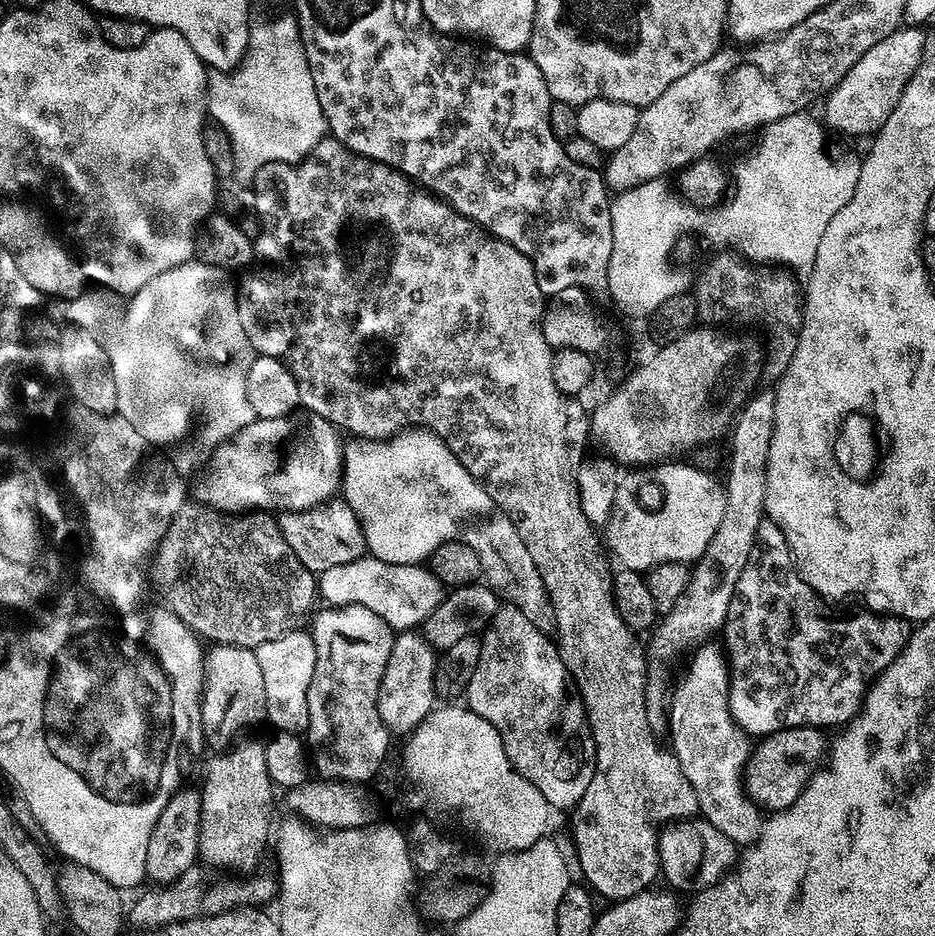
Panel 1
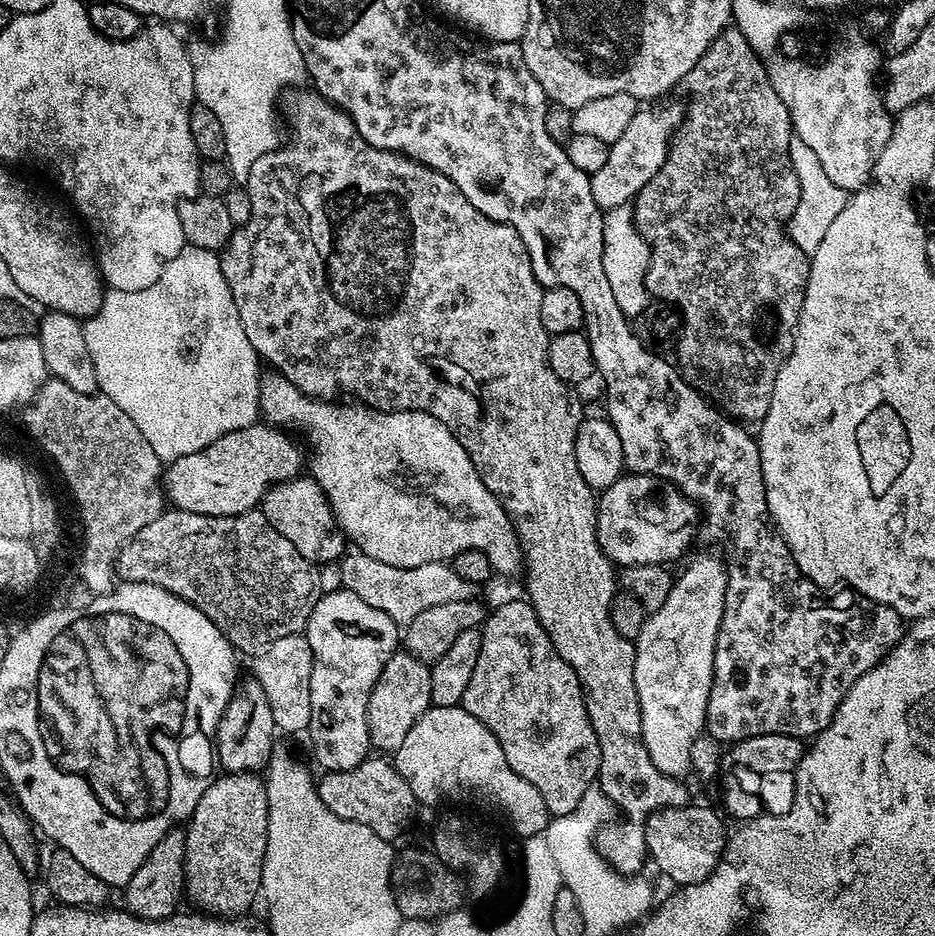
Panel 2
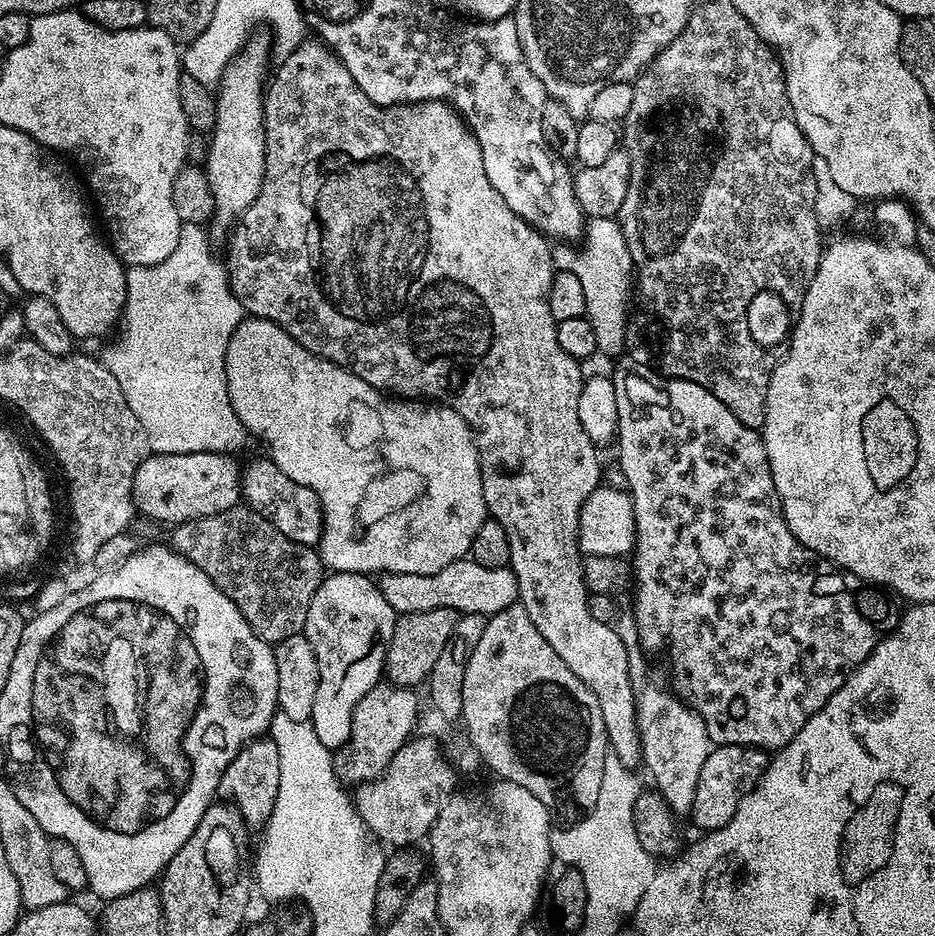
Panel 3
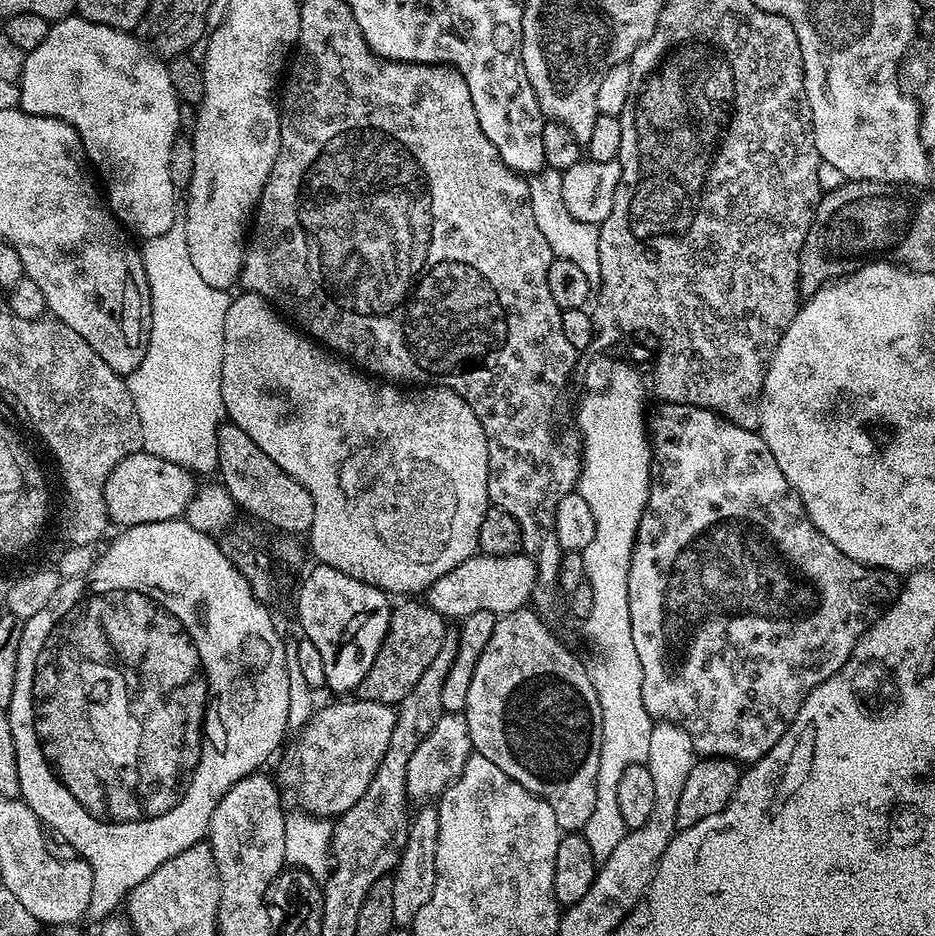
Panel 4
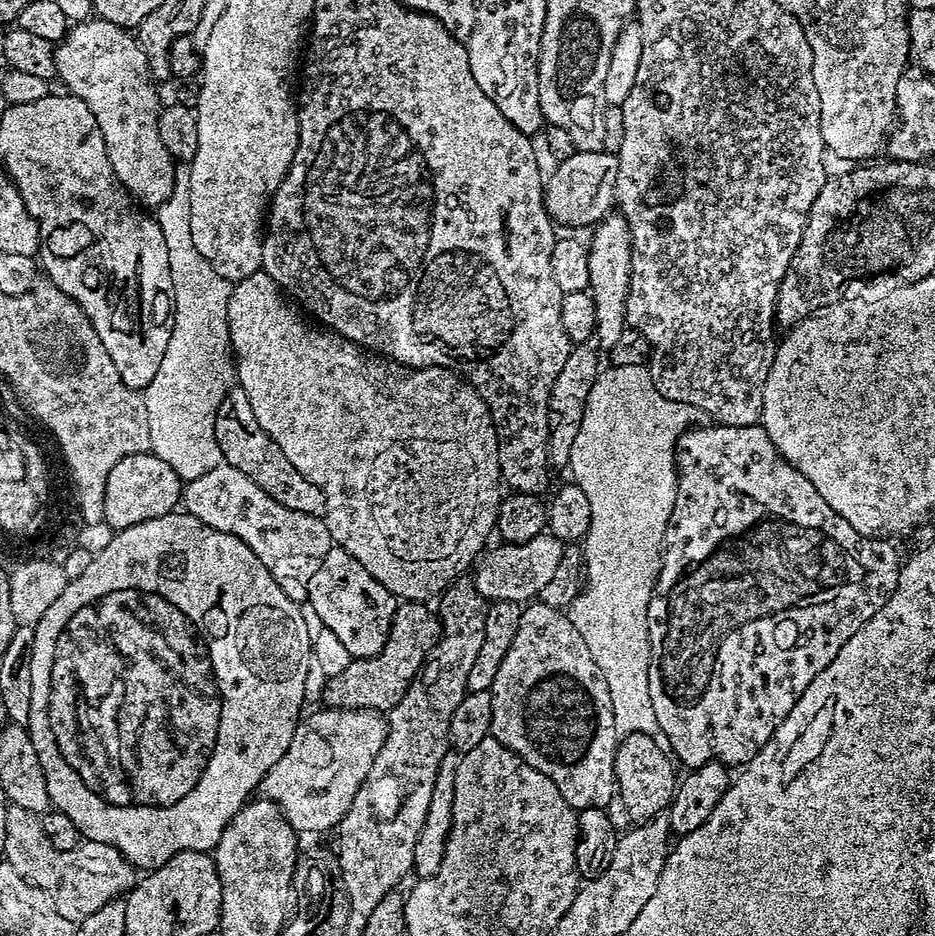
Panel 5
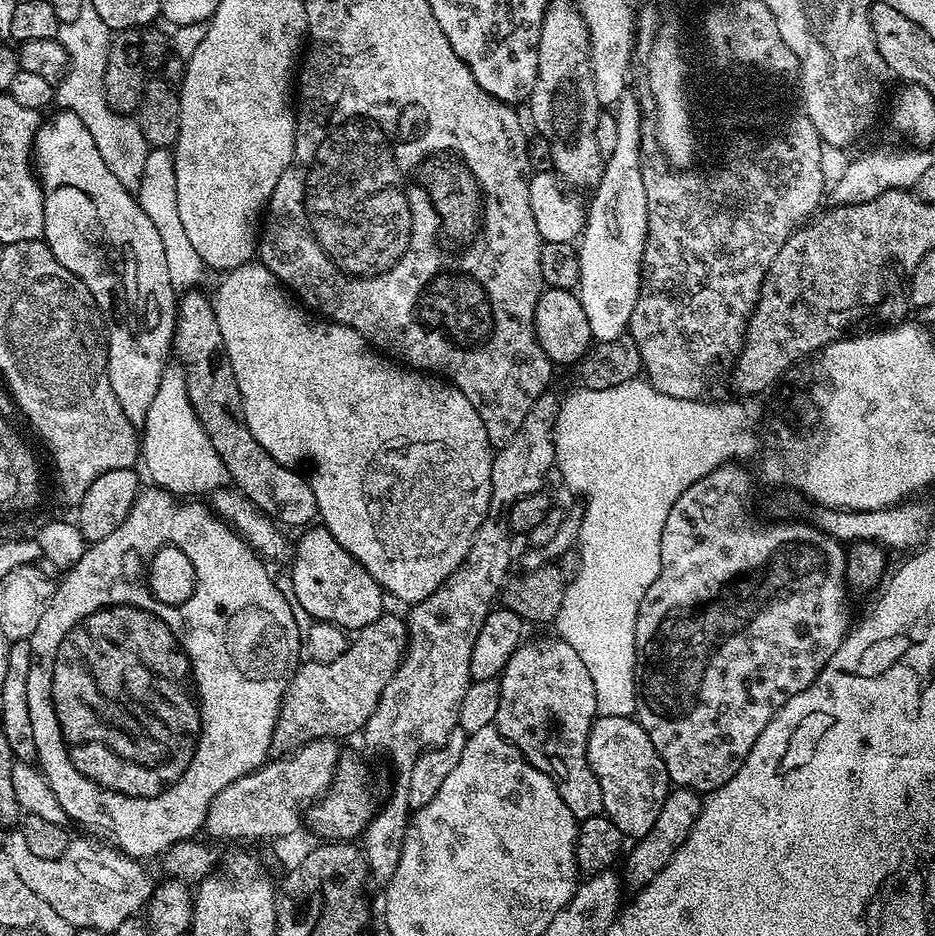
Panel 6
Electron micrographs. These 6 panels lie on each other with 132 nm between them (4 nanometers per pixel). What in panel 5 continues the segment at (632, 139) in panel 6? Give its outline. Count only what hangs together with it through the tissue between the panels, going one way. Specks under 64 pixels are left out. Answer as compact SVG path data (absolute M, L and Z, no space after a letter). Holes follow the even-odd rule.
M610 214L594 229L591 242L587 245L587 289L595 310L593 326L594 340L599 349L611 350L622 341L625 325L625 296L628 293L630 266L632 265L632 246L628 223L619 214Z

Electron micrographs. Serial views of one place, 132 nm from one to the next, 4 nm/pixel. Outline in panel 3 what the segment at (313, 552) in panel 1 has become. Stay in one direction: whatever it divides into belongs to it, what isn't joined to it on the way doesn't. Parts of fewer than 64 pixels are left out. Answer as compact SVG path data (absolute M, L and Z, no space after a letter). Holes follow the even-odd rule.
M261 458L250 461L248 465L245 463L240 474L240 491L243 503L266 518L274 530L286 534L286 538L296 544L319 545L320 535L324 533L324 515L318 494L306 486L298 486L294 478L286 478L272 460Z

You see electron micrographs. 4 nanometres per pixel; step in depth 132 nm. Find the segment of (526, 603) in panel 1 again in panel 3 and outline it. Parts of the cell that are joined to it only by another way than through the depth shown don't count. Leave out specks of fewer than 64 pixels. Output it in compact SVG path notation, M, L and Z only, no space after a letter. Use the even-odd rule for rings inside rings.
M248 316L241 320L240 325L234 330L234 334L230 338L230 346L226 346L226 386L230 394L230 406L234 406L234 414L238 414L238 422L242 422L242 426L248 431L249 437L256 439L257 436L264 443L264 448L268 451L265 452L267 459L272 460L274 466L278 466L278 470L282 470L282 474L286 474L286 478L294 478L294 482L298 482L298 486L306 486L318 494L318 502L324 515L324 533L320 535L318 551L320 561L324 563L325 569L329 573L362 572L365 574L387 574L397 572L398 574L434 574L438 570L450 566L456 560L463 560L469 555L474 542L474 534L478 534L478 526L482 526L482 522L488 516L488 507L482 494L482 474L480 473L480 455L476 449L476 437L467 422L452 408L449 408L447 404L425 402L420 398L397 398L395 395L385 394L380 389L370 386L370 382L358 378L358 374L354 374L349 368L345 368L343 364L335 364L329 360L323 360L320 356L315 356L313 352L302 347L289 332L282 330L278 324L269 320L263 320L257 316Z

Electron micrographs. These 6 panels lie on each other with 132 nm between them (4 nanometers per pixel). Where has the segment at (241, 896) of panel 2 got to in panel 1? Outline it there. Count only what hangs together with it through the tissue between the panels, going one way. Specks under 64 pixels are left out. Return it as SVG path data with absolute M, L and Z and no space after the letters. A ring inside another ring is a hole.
M240 744L229 747L227 750L221 751L219 754L213 755L213 760L208 764L208 773L204 776L204 788L199 789L200 801L202 802L202 822L200 823L200 855L201 861L206 860L210 864L248 864L251 860L256 859L260 851L264 848L264 843L268 840L268 831L273 831L274 820L272 824L272 791L274 785L267 772L267 758L265 754L265 745L259 744Z

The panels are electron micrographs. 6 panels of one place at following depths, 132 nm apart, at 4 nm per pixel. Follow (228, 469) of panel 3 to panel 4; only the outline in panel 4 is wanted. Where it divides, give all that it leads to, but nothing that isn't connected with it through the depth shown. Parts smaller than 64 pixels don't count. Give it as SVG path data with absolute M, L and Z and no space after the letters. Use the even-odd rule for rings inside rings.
M141 450L122 458L122 462L110 470L110 478L106 478L104 487L103 511L107 512L109 521L113 525L120 524L121 529L146 522L179 520L198 489L196 480L187 468Z

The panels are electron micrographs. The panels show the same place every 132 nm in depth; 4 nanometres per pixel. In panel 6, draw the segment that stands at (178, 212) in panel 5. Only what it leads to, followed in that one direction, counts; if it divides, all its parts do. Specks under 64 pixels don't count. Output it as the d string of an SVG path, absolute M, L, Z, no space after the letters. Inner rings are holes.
M149 147L142 169L138 199L142 210L146 210L150 222L154 222L162 238L162 251L166 253L170 282L177 290L192 290L200 286L206 269L202 258L198 258L198 250L194 250L194 245L190 243L190 237L186 235L178 214L178 178L174 178L174 155L169 149ZM170 362L164 367L162 382L158 382L158 394L154 394L154 402L150 402L150 410L146 412L146 422L142 426L140 436L140 454L143 471L157 488L165 488L177 498L202 498L225 487L229 483L226 466L222 466L222 458L218 458L218 450L210 446L210 438L206 438L206 430L202 430L202 422L198 422L198 414L194 414L194 406L190 406L190 394L186 394L186 378L184 369L179 363Z

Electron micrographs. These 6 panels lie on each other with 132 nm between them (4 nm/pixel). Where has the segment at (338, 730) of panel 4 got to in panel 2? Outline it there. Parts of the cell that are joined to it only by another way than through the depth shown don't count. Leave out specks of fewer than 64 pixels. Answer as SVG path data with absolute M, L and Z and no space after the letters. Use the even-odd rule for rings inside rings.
M397 650L392 653L370 694L368 703L368 729L373 749L381 748L380 752L384 754L396 753L405 741L406 734L409 734L424 712L432 707L431 673L432 669L429 665L414 658L407 650Z

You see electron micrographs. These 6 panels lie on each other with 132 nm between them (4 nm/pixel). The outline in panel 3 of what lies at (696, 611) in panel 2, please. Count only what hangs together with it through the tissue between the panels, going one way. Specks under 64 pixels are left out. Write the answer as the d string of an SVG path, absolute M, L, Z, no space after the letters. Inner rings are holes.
M667 687L647 688L639 693L636 703L636 725L640 728L643 767L652 771L655 791L662 794L673 813L691 813L694 790L698 790L698 774L710 751L708 731L699 714Z

